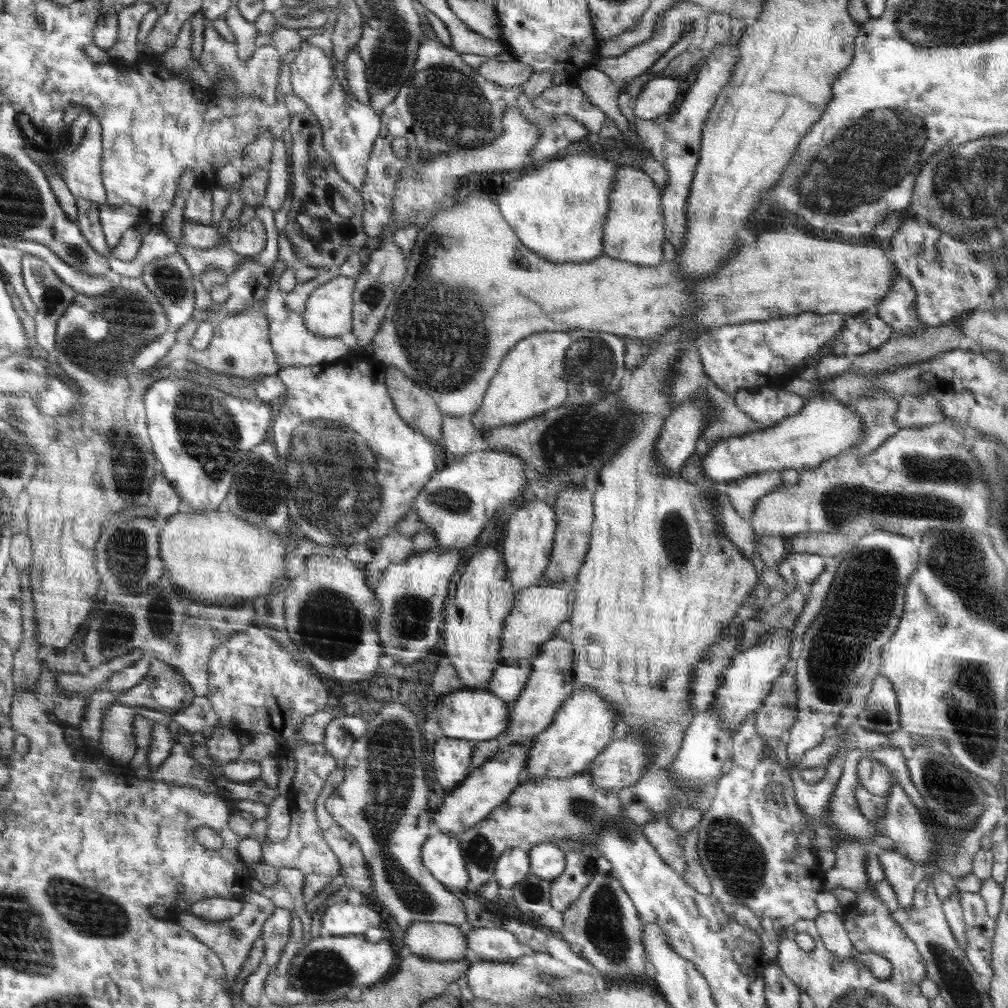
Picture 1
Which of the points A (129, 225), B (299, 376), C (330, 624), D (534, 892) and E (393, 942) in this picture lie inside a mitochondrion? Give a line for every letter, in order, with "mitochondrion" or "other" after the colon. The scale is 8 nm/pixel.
A: other
B: other
C: mitochondrion
D: mitochondrion
E: other

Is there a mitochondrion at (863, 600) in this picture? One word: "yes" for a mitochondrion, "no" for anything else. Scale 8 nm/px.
yes

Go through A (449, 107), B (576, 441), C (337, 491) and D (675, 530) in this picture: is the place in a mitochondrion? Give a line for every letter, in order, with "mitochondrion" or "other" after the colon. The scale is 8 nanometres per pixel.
A: mitochondrion
B: mitochondrion
C: mitochondrion
D: mitochondrion

